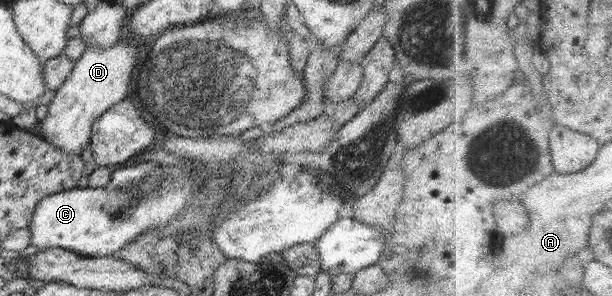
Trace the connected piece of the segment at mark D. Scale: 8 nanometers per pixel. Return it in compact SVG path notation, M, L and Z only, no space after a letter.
M123 38L106 48L96 44L87 46L57 89L54 99L48 103L47 114L42 119L41 137L62 152L81 154L90 143L93 121L130 95L130 83L134 77L134 67L140 63L137 55L142 46L139 41Z

